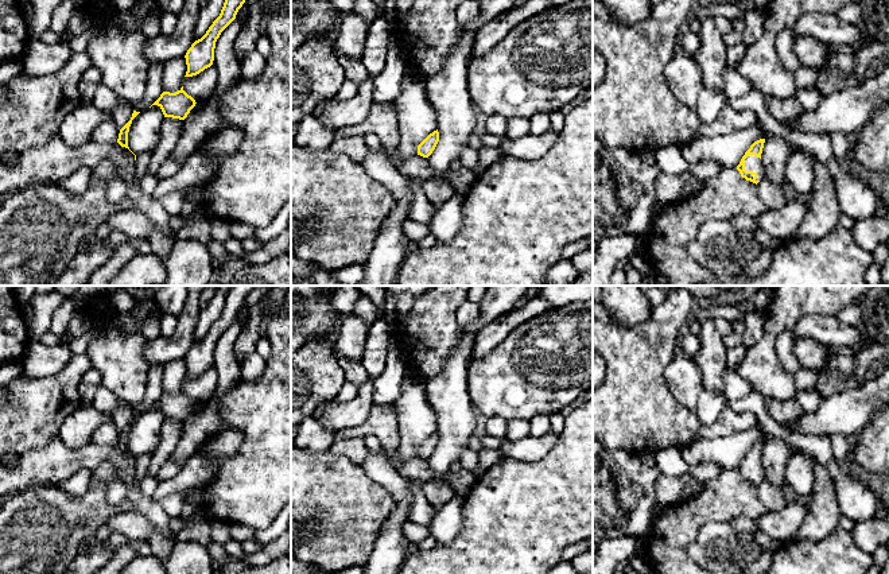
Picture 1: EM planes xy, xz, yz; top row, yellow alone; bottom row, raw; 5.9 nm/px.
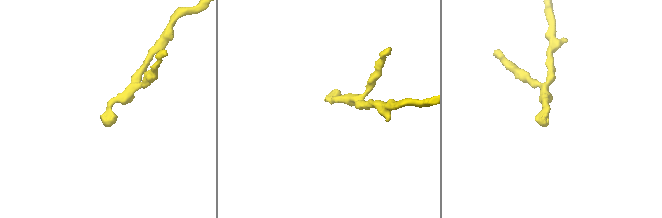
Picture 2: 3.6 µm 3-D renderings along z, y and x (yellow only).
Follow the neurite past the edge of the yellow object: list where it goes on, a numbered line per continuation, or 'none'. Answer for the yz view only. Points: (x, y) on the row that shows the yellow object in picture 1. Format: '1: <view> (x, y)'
1: yz (752, 163)

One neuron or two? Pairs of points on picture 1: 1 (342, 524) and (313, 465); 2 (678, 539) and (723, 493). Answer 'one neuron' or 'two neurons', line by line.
1: one neuron
2: one neuron

